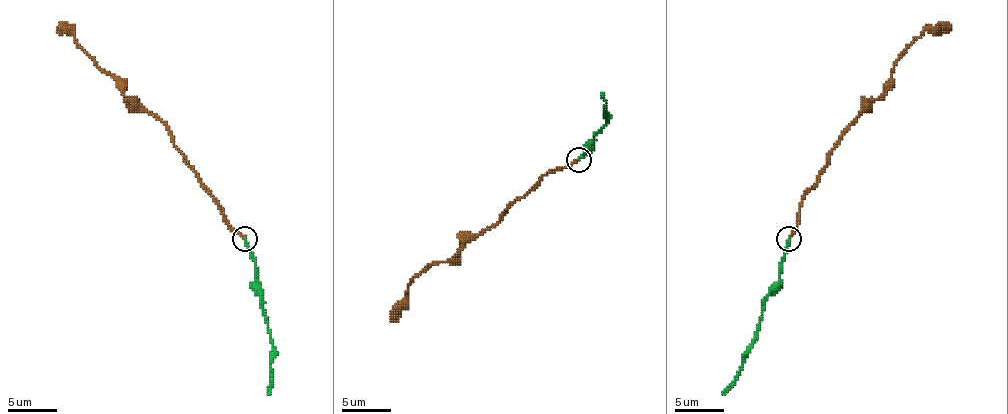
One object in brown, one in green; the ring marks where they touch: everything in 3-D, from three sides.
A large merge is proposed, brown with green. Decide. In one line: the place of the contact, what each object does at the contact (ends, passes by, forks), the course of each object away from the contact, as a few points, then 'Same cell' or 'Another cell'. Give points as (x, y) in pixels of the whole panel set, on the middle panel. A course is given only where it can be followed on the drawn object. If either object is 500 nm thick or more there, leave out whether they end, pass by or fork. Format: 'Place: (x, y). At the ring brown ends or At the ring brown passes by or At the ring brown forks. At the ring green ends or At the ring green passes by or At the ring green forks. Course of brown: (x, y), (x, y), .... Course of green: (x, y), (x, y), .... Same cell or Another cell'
Place: (578, 159). At the ring brown ends. At the ring green ends. Course of brown: (579, 160), (547, 172), (502, 217), (455, 254), (445, 261), (427, 264), (413, 279), (405, 306), (390, 321). Course of green: (579, 160), (604, 128), (606, 103), (601, 93). Same cell

